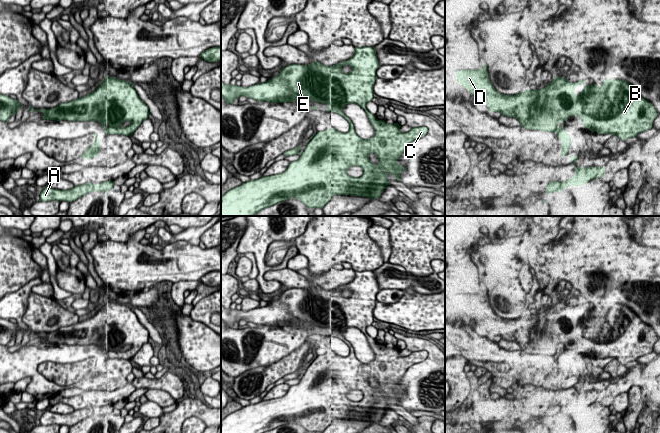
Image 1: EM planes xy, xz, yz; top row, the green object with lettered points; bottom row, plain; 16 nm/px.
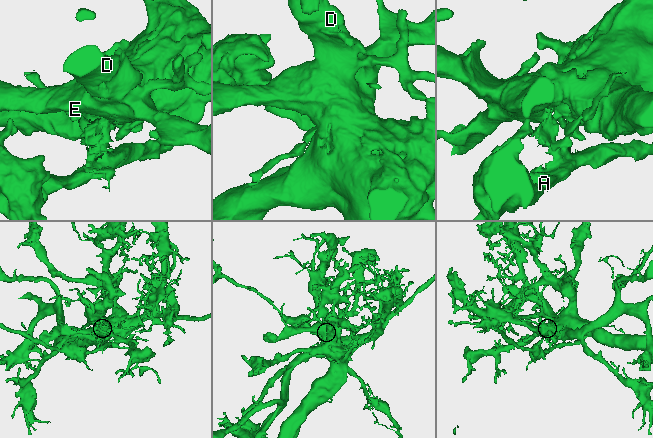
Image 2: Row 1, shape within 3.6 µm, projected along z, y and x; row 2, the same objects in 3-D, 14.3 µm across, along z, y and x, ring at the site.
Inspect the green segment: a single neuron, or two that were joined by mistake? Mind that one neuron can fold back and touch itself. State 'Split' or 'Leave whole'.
Split

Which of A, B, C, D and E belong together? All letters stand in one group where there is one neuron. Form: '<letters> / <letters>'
A / B C D E

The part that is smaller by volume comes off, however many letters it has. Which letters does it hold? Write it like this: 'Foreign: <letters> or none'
Foreign: A

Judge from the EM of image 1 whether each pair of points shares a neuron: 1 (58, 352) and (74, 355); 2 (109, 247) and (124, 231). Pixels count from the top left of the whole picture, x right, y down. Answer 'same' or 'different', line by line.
1: same
2: different

